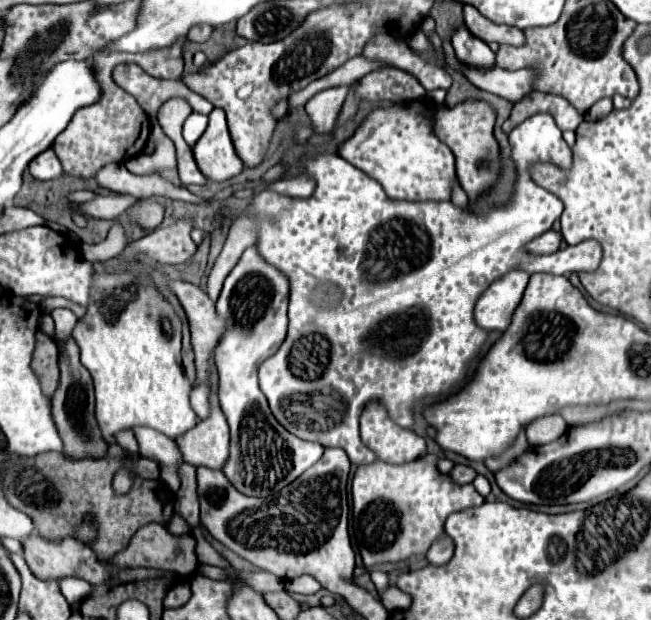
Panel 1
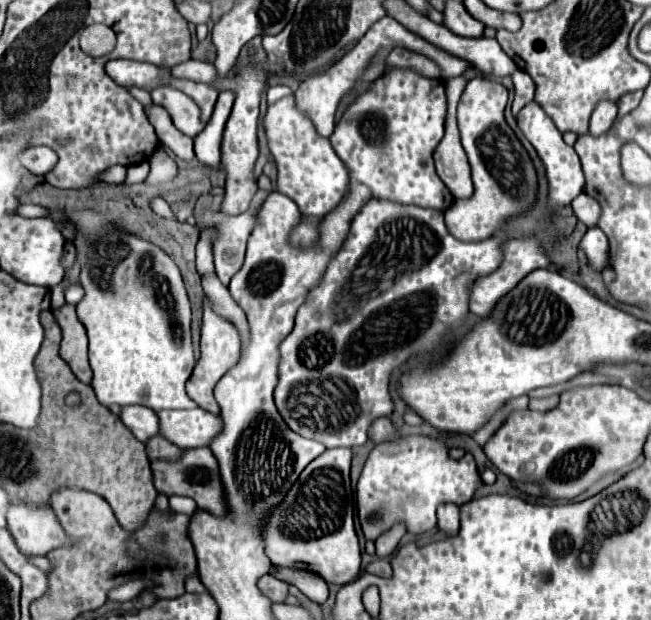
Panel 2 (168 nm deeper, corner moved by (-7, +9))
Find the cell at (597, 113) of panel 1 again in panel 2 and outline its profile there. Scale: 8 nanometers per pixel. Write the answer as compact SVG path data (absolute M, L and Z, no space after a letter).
M599 102L597 108L593 110L591 114L591 124L589 124L589 132L595 134L595 136L601 136L605 134L613 122L615 122L615 116L617 116L617 104L615 102Z

